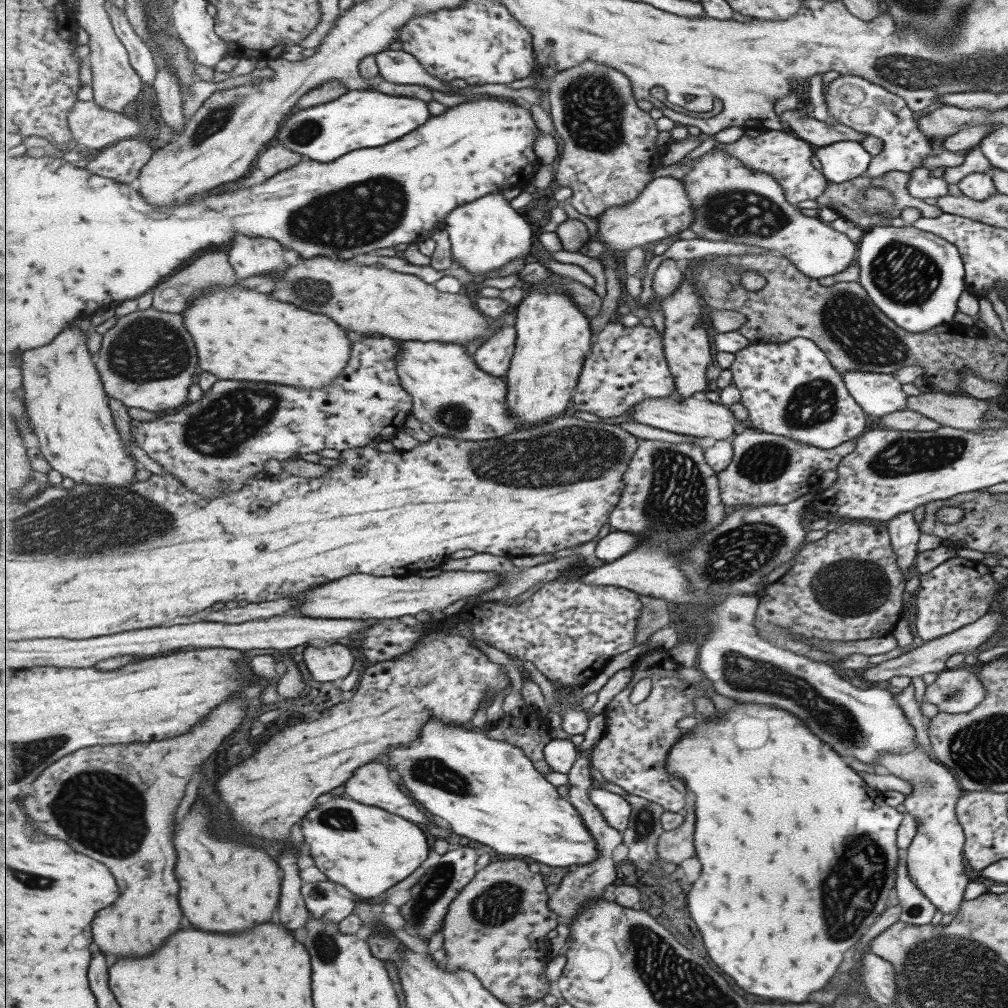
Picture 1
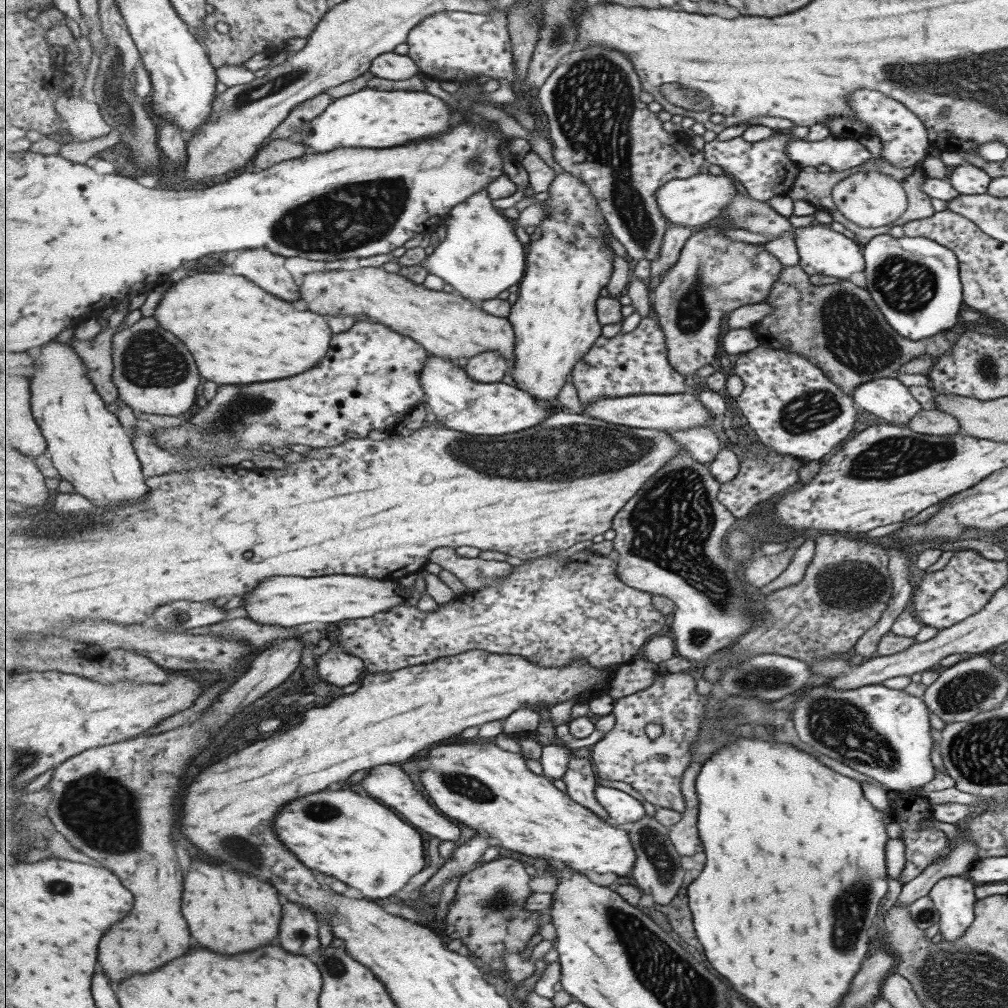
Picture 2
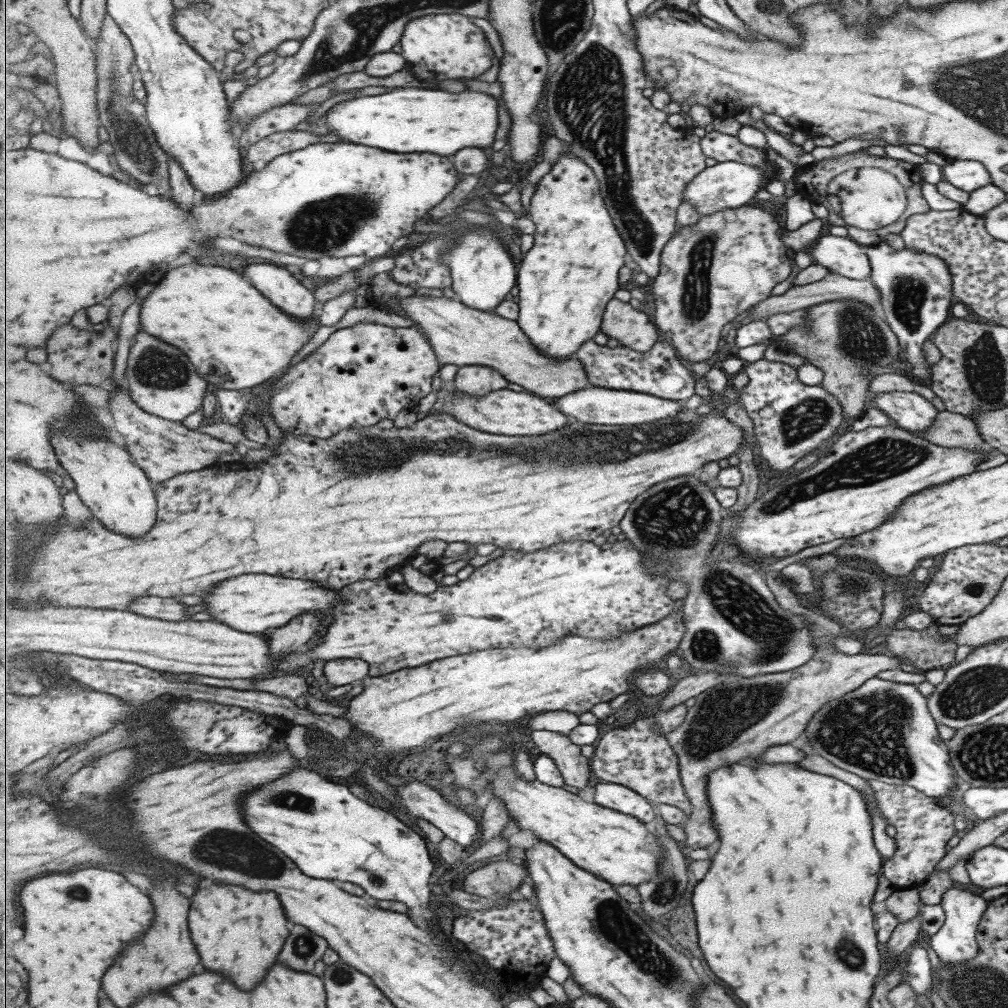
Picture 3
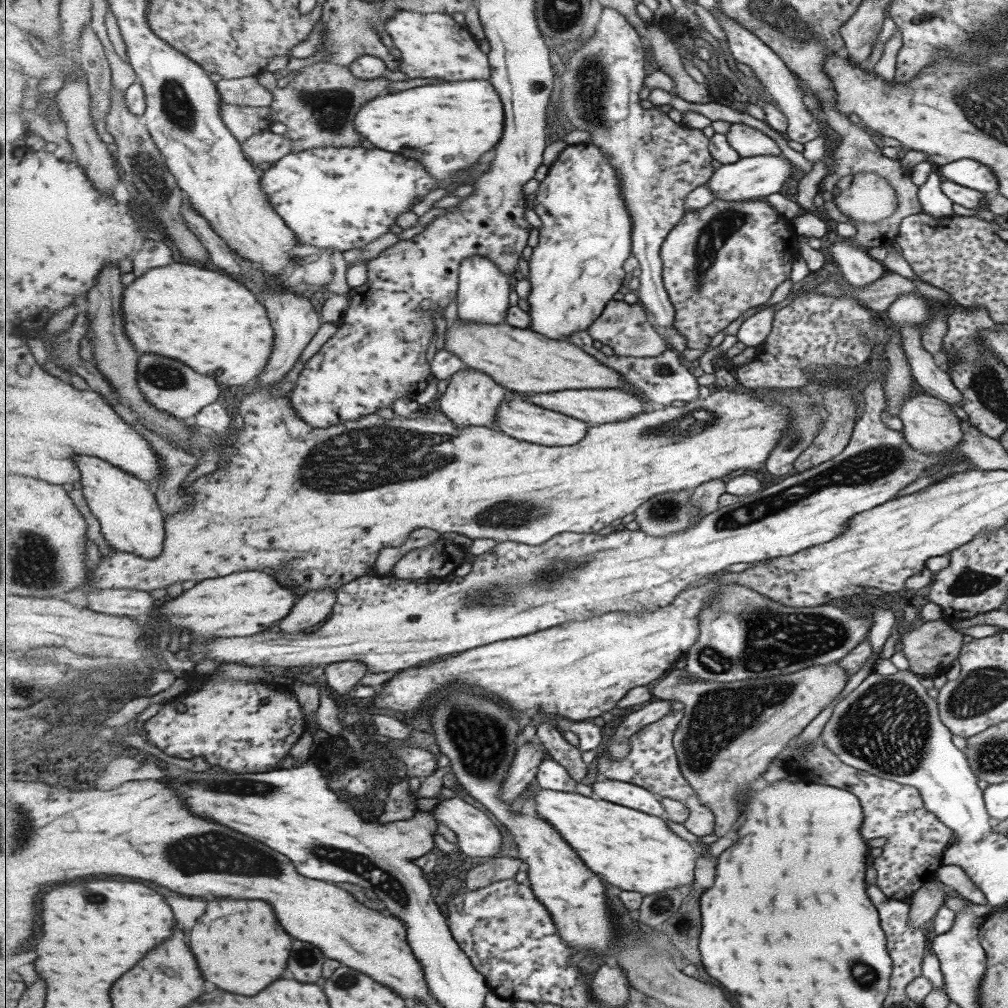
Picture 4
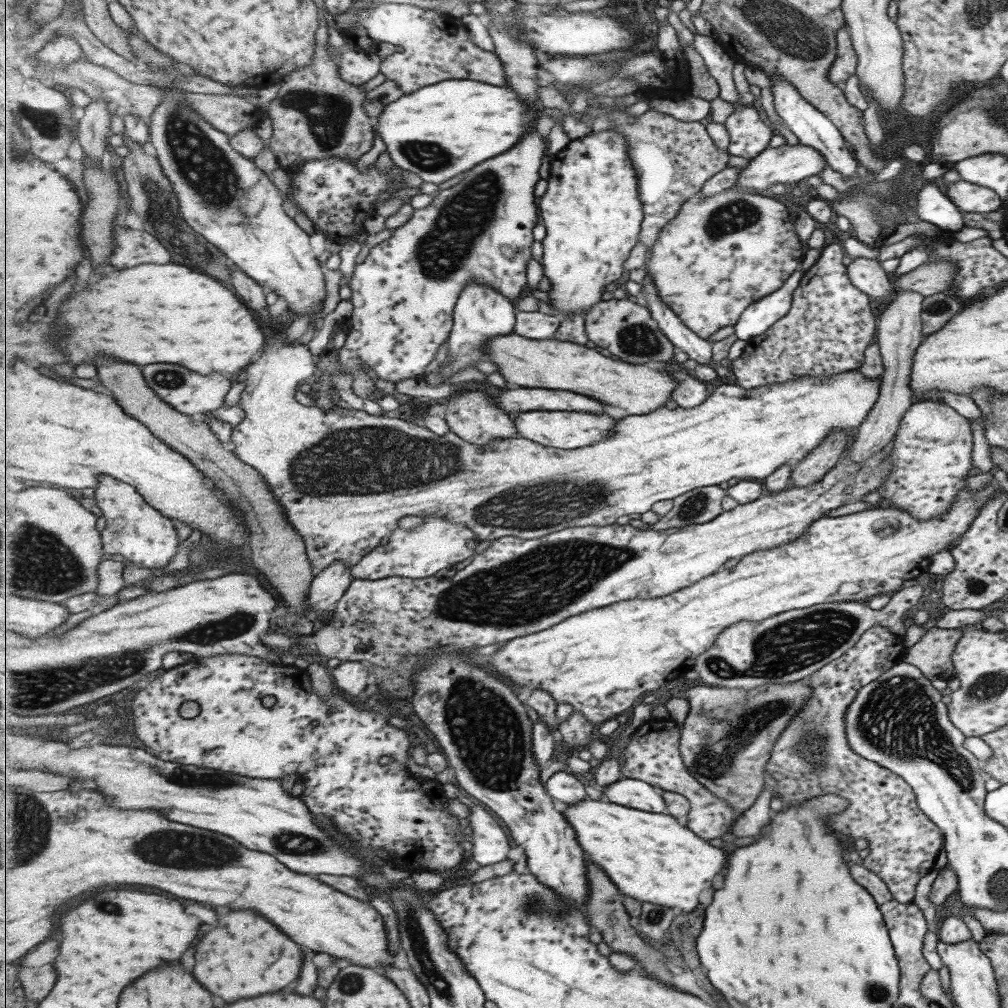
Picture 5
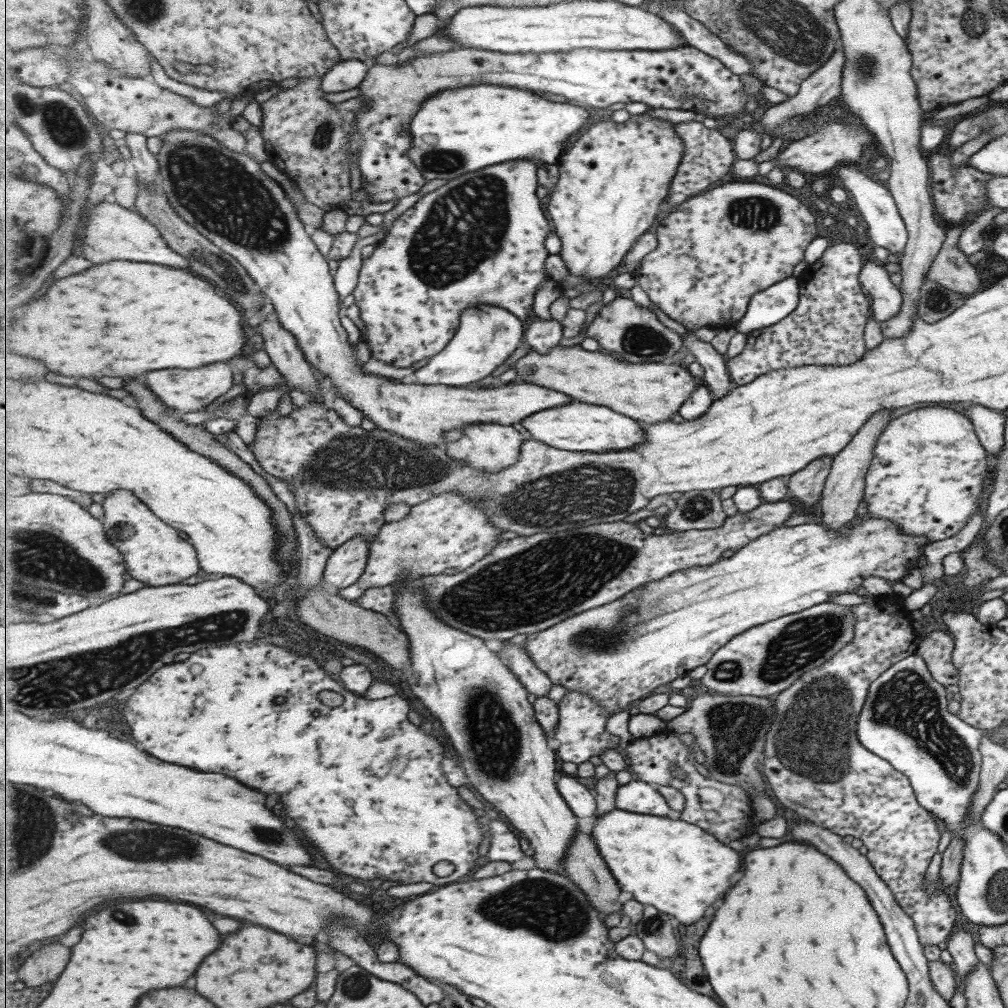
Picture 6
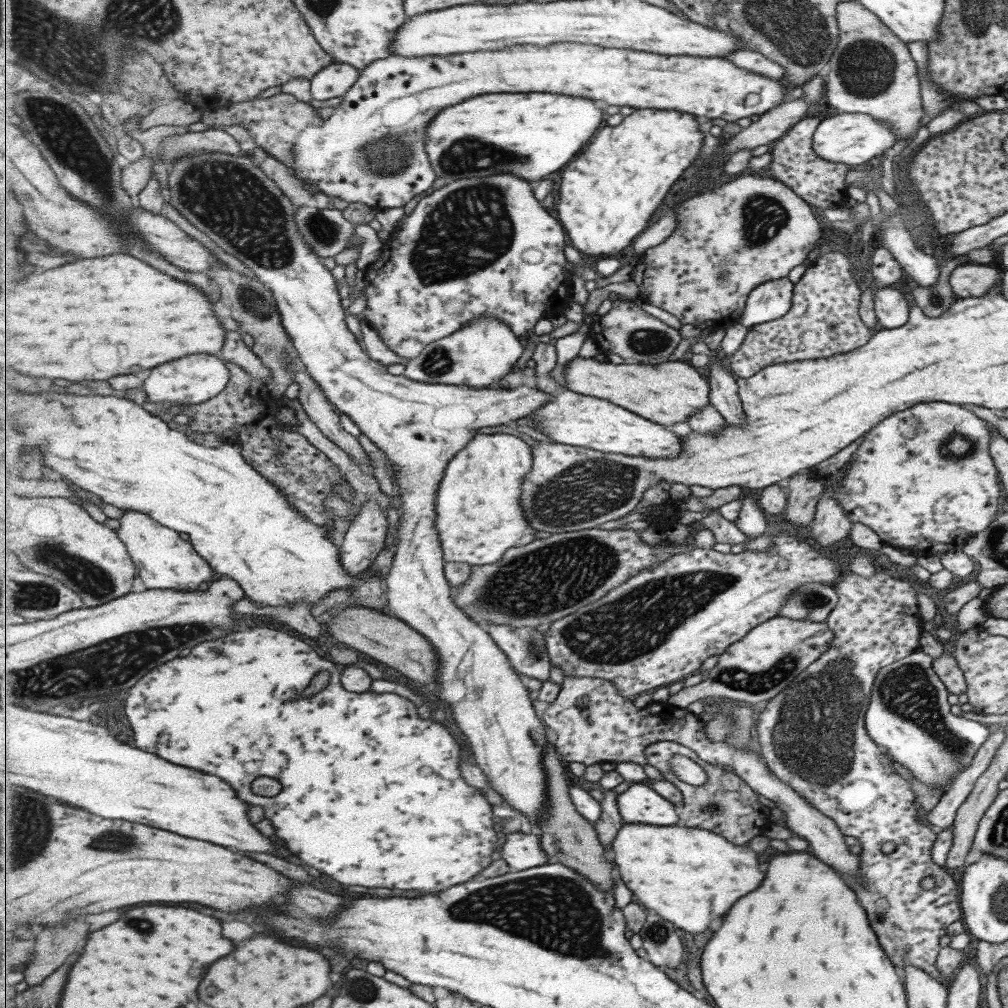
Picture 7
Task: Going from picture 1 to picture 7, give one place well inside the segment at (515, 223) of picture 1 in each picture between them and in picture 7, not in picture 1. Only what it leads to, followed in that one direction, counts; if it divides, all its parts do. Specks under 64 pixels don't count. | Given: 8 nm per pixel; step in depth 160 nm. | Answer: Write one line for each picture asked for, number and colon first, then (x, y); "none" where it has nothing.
2: (481, 256)
3: (484, 272)
4: (483, 296)
5: (481, 314)
6: (487, 336)
7: (481, 353)

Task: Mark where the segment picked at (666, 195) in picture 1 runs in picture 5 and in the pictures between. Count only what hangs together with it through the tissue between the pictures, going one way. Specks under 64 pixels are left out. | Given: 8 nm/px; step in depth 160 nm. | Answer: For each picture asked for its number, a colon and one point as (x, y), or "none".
2: (695, 202)
3: (729, 185)
4: (754, 177)
5: (788, 164)

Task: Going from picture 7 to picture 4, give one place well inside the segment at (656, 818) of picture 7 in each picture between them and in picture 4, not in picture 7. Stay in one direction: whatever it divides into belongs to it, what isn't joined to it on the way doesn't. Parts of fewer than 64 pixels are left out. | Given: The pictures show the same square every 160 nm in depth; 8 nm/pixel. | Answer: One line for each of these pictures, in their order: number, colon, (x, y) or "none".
4: (620, 792)
5: (639, 794)
6: (637, 796)

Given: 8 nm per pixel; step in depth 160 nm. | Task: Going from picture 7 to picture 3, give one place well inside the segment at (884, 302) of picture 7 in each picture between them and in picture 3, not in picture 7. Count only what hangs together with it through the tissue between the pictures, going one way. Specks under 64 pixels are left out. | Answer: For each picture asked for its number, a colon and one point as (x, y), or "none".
3: (839, 255)
4: (855, 266)
5: (866, 275)
6: (885, 299)

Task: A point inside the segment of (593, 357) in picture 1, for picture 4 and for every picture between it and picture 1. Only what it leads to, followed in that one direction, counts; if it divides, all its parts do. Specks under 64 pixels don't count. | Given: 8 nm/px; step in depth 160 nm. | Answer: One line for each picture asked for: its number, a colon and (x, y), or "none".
2: (631, 363)
3: (659, 371)
4: (665, 379)

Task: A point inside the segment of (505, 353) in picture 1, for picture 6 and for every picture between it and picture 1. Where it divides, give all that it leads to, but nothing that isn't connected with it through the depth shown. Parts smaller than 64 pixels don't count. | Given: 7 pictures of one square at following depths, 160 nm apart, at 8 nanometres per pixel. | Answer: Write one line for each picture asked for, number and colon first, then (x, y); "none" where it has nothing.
2: (490, 367)
3: (479, 380)
4: (472, 399)
5: (474, 416)
6: (492, 447)

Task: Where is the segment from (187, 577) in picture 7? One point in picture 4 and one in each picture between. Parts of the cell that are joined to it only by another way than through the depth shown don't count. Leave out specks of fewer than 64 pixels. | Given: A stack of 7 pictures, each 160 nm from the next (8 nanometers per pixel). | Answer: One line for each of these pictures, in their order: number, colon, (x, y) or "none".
4: (131, 519)
5: (131, 527)
6: (155, 554)

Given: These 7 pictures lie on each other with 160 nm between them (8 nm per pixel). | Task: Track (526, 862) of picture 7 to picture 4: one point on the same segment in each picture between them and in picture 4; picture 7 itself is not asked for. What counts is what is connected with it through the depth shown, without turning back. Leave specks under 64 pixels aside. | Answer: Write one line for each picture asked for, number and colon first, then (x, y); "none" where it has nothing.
4: (477, 836)
5: (490, 845)
6: (505, 845)

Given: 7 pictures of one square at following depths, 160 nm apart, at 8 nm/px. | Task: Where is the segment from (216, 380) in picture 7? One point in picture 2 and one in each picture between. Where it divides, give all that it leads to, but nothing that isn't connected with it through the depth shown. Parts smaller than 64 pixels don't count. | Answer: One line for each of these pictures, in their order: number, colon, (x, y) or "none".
2: (154, 371)
3: (161, 379)
4: (171, 386)
5: (189, 392)
6: (184, 391)

